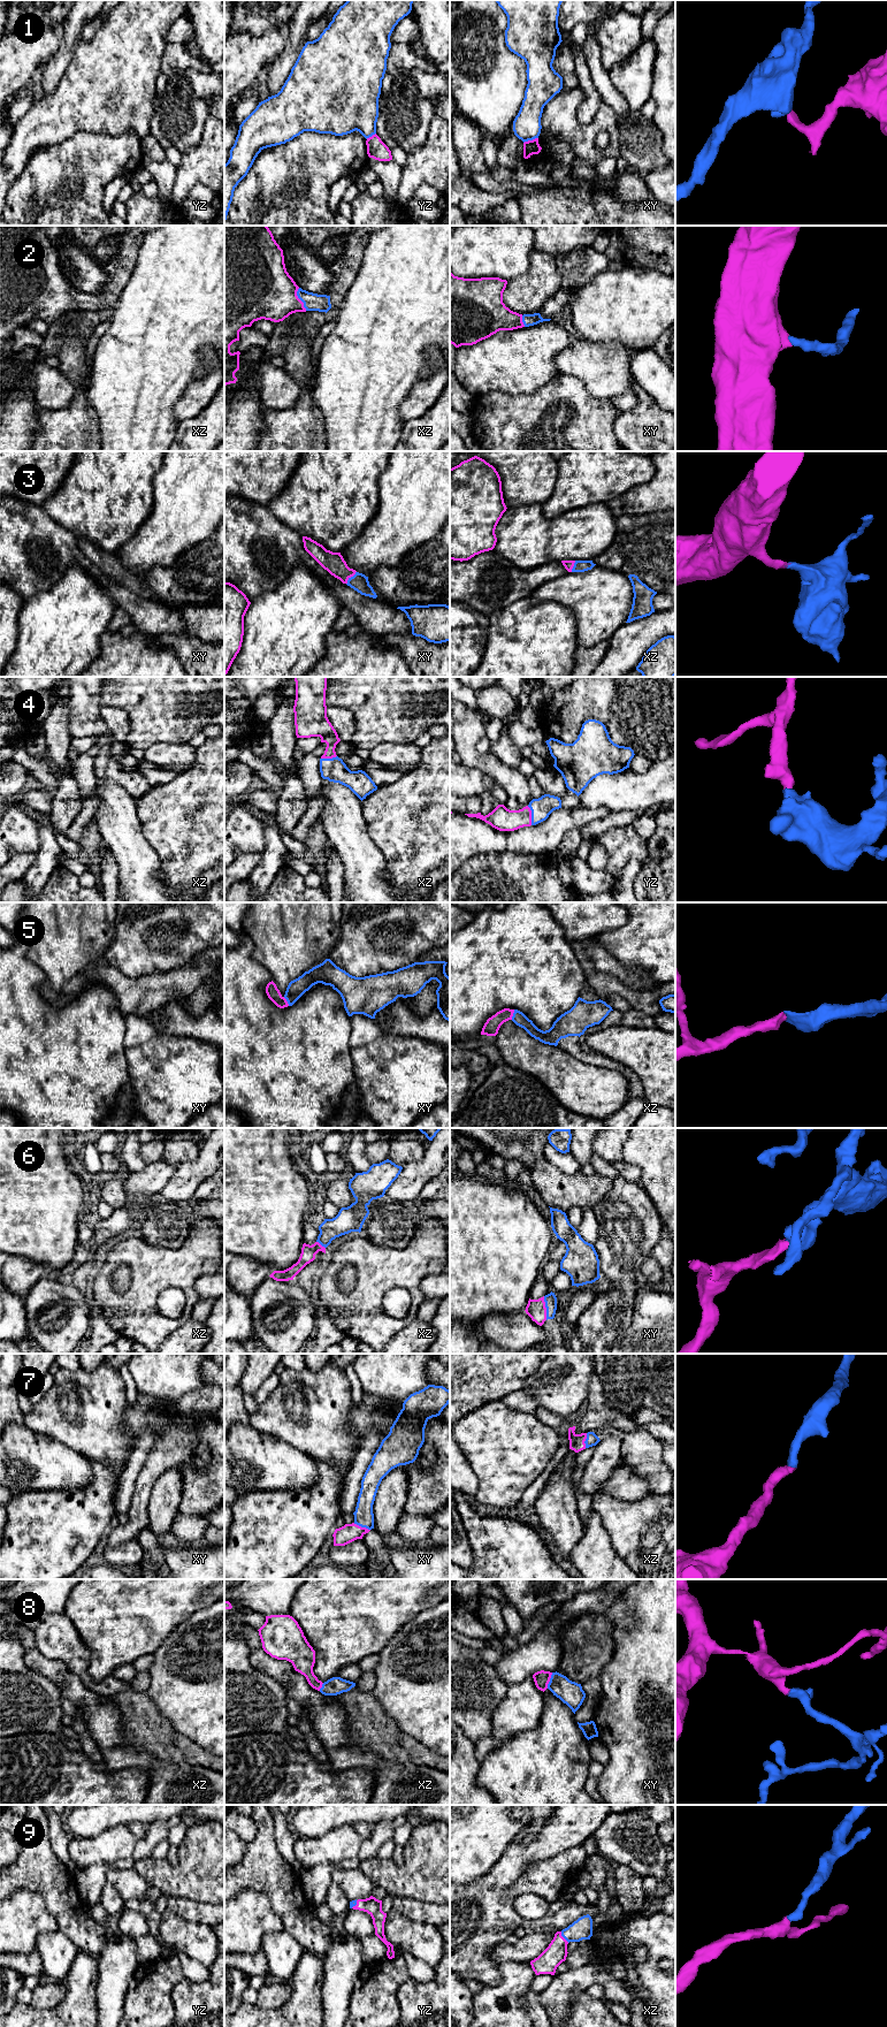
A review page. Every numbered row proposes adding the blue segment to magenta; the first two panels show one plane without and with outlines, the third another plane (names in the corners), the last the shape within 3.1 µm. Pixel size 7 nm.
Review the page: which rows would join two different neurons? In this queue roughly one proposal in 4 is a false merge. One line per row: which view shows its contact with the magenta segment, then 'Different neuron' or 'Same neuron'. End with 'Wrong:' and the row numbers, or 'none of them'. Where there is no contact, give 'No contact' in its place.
1: Touches magenta in xy. Different neuron
2: Touches magenta in xz. Same neuron
3: Touches magenta in xy. Same neuron
4: Touches magenta in yz. Same neuron
5: Touches magenta in xz. Same neuron
6: Touches magenta in xy. Same neuron
7: Touches magenta in xy. Same neuron
8: Touches magenta in xy. Same neuron
9: Touches magenta in xz. Same neuron
Wrong: 1

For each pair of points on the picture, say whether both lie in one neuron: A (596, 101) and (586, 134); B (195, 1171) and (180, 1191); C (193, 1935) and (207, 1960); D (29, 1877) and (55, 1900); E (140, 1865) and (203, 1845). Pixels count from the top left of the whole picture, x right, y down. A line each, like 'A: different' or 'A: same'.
A: different
B: same
C: same
D: same
E: same

